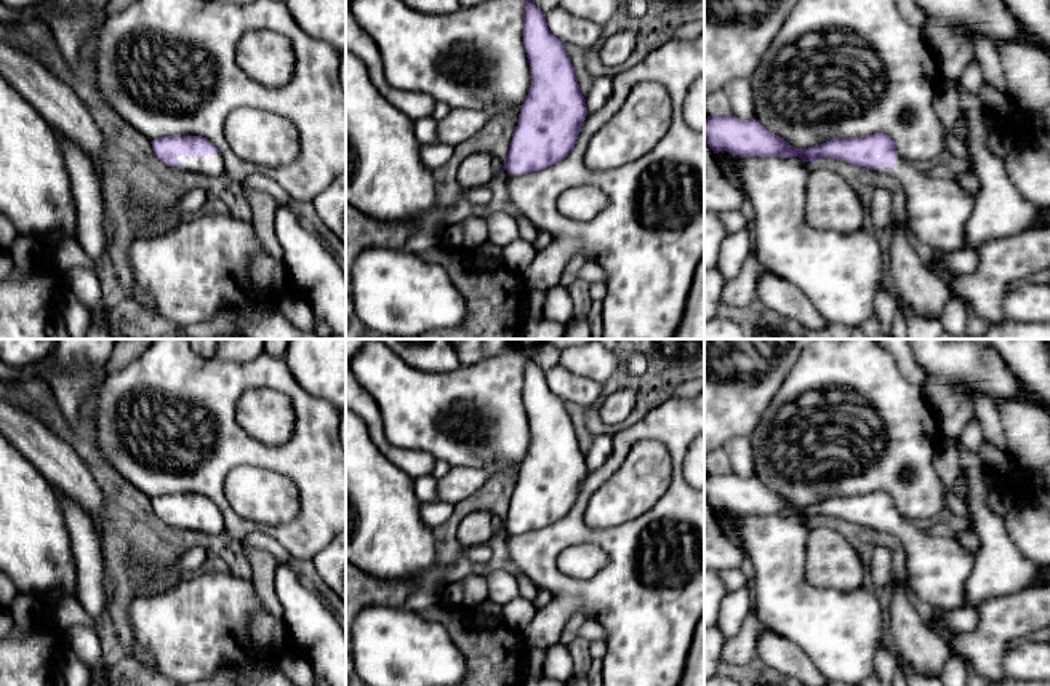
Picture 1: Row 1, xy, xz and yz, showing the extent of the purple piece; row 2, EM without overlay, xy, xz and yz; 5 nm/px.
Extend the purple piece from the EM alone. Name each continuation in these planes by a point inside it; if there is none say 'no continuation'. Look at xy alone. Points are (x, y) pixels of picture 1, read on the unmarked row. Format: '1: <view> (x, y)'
1: xy (210, 523)

